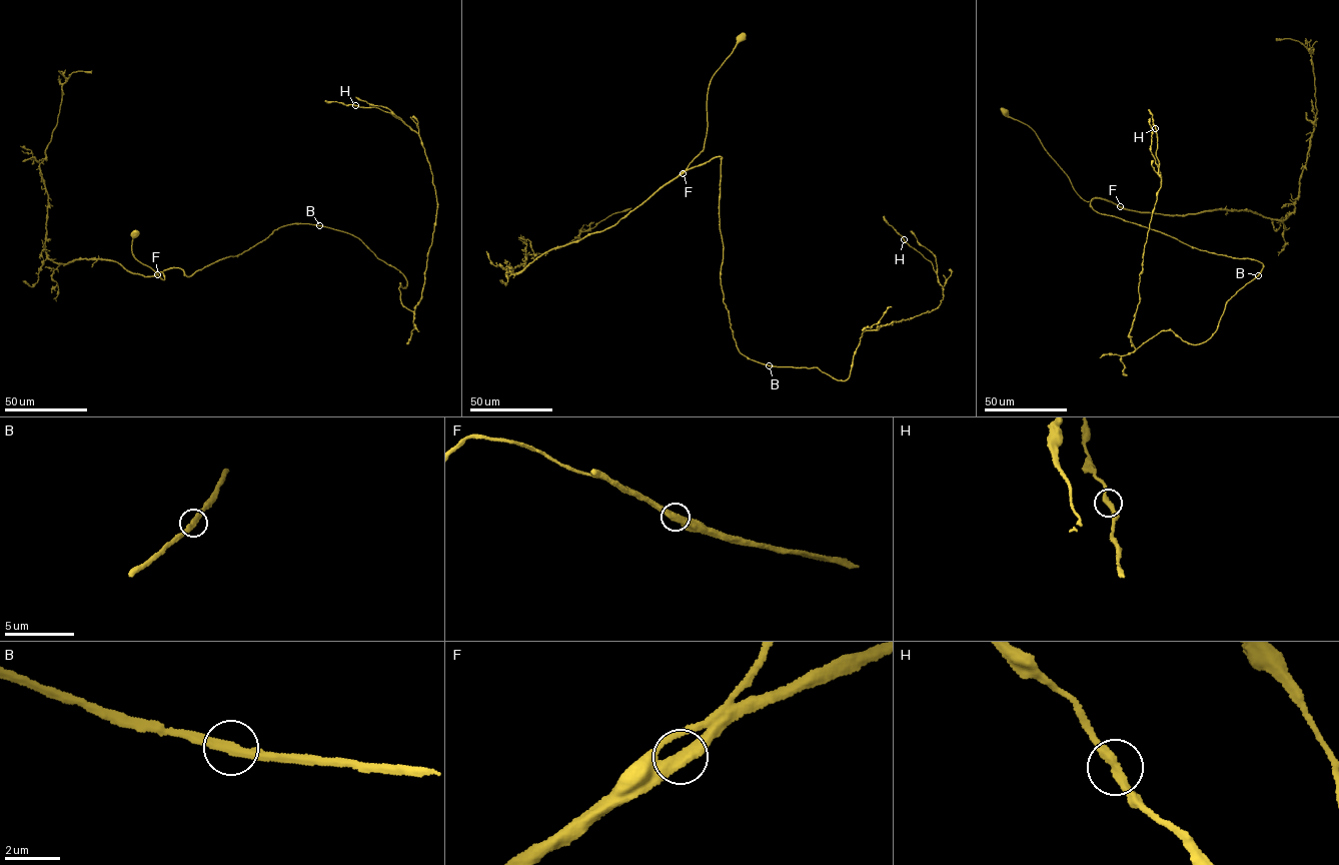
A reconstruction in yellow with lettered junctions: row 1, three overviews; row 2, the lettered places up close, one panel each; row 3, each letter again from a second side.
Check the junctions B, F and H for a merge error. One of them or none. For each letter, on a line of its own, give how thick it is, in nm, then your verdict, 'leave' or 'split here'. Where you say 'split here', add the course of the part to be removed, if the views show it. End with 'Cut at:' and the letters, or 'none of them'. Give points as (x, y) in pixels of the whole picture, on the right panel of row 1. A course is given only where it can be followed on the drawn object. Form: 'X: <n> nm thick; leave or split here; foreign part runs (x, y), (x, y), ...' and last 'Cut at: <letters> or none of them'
B: 280 nm thick; leave
F: 440 nm thick; leave
H: 320 nm thick; leave
Cut at: none of them

